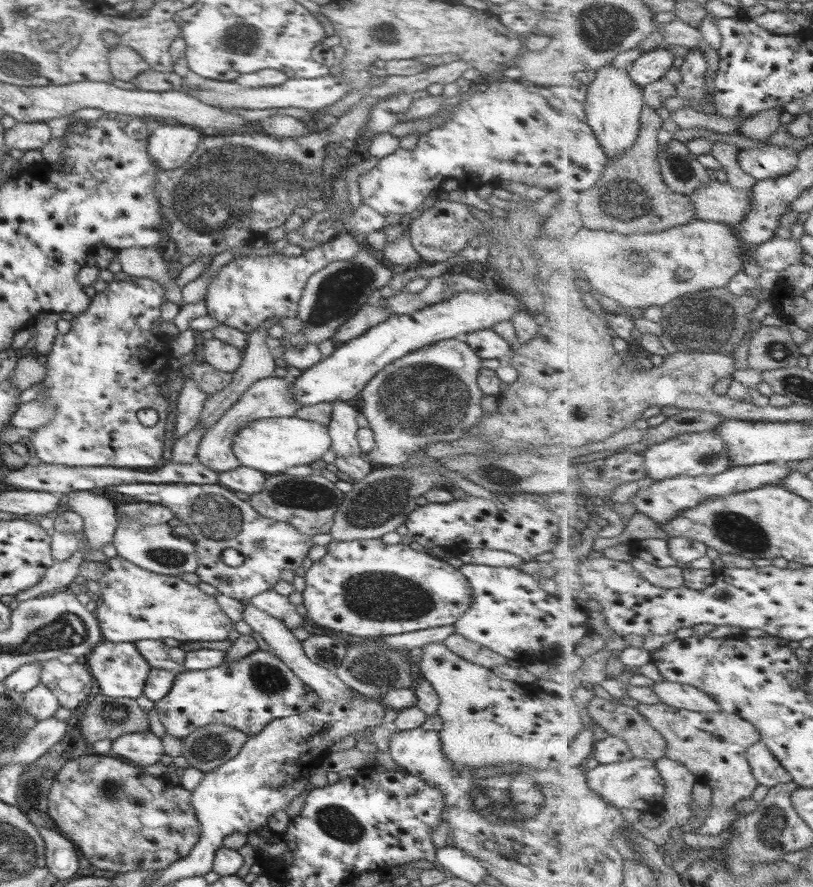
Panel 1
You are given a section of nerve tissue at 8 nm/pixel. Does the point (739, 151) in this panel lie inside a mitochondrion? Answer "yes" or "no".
no

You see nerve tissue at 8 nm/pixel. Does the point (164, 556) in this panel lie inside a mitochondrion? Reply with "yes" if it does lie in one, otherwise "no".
yes

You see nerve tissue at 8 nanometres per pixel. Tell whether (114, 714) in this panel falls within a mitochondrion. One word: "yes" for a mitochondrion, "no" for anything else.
yes

